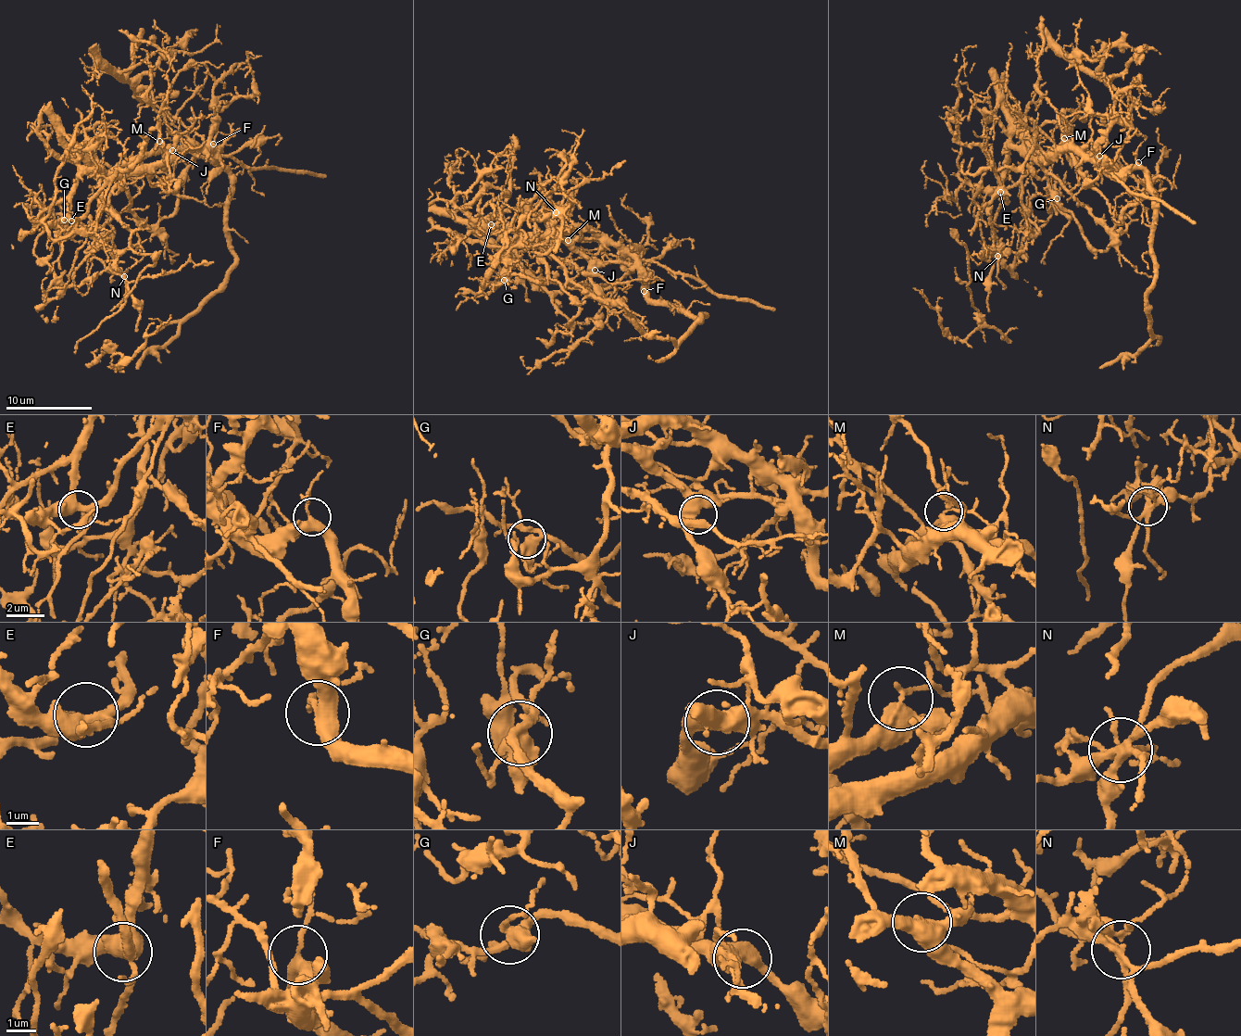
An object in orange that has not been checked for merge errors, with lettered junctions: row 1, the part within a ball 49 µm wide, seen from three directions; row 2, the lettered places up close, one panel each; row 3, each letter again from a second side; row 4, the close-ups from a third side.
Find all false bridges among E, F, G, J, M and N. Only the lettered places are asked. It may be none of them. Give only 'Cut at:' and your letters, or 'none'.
Cut at: M, N

